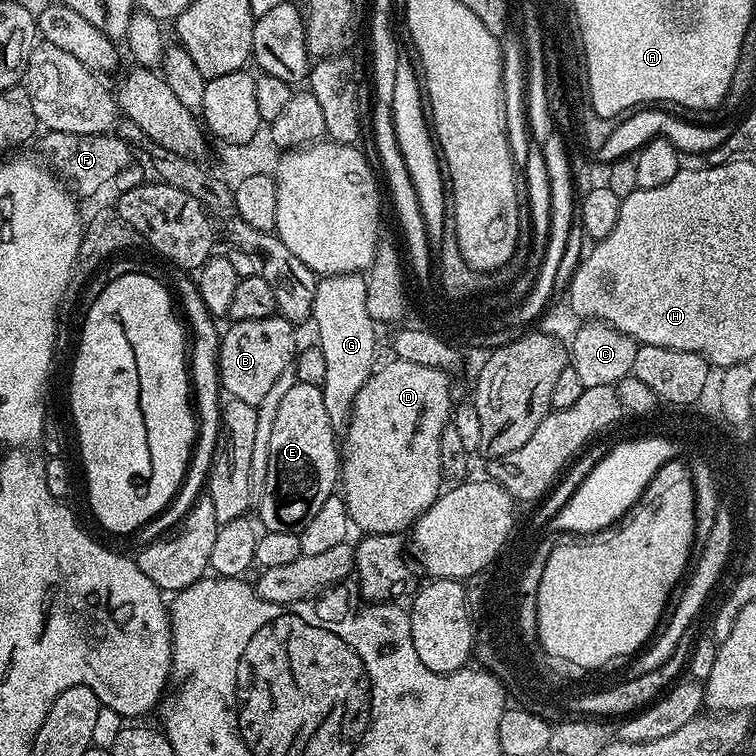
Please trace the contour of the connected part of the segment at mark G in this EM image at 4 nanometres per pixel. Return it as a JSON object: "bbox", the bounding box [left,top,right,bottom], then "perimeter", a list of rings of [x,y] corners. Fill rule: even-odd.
{"bbox":[311,272,377,432],"perimeter":[[[347,272],[337,276],[322,276],[315,281],[312,294],[311,323],[316,323],[318,347],[326,357],[326,378],[323,382],[324,393],[322,403],[326,406],[326,415],[330,417],[332,428],[337,432],[348,427],[348,419],[354,406],[354,398],[358,398],[358,390],[362,390],[365,382],[371,378],[377,367],[376,360],[376,328],[377,321],[370,318],[370,310],[366,310],[366,279],[363,275]]]}

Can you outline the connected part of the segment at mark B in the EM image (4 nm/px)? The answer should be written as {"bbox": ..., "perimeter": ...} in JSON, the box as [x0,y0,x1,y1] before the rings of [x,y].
{"bbox":[220,314,298,405],"perimeter":[[[277,314],[270,318],[254,318],[253,320],[237,320],[223,329],[220,338],[220,387],[233,400],[250,402],[258,405],[269,393],[275,379],[287,368],[293,367],[294,357],[298,351],[296,332],[293,321]]]}

